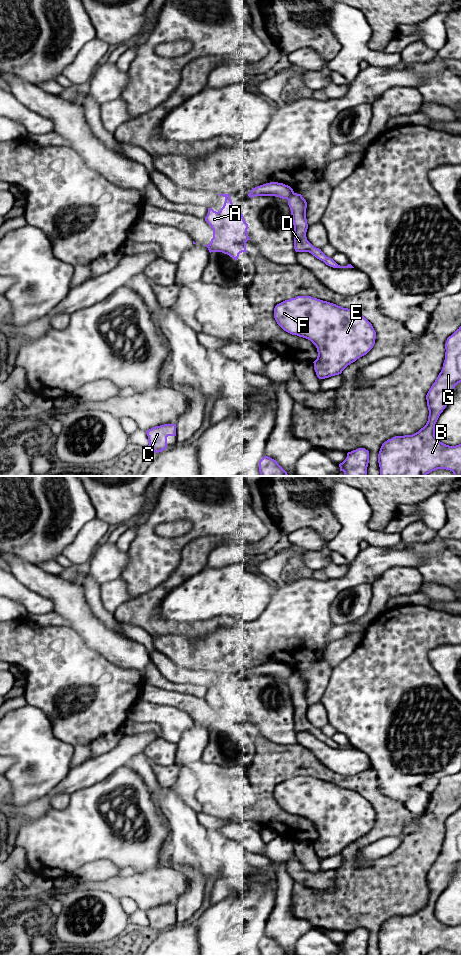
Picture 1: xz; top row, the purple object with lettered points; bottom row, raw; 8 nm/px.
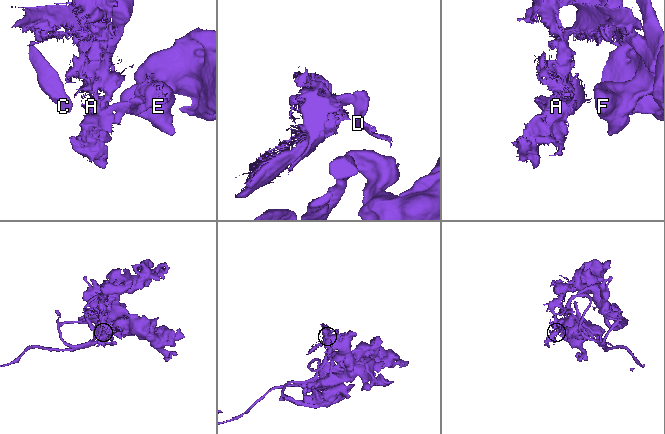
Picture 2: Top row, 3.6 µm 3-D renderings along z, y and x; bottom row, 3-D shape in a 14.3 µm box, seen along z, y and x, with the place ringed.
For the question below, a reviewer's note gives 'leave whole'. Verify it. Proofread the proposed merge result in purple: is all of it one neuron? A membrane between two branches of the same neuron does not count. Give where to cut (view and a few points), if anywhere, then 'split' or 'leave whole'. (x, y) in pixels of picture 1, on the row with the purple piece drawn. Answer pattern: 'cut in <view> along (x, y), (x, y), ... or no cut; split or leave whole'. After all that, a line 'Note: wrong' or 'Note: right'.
cut in xz along (293, 192), (287, 199); split
Note: wrong

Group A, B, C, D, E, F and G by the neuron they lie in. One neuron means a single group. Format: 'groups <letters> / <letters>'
groups A B C E F G / D

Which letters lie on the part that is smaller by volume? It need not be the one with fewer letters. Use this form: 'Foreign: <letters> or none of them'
Foreign: D

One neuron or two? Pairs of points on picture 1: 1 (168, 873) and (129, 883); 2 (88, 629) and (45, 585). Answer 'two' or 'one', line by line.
1: one
2: one

